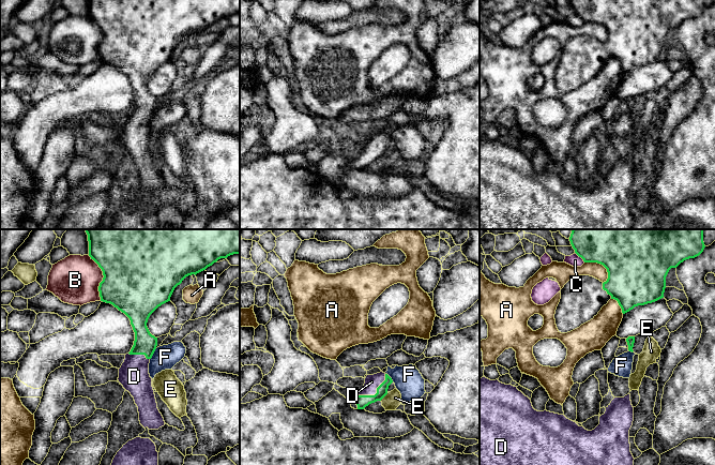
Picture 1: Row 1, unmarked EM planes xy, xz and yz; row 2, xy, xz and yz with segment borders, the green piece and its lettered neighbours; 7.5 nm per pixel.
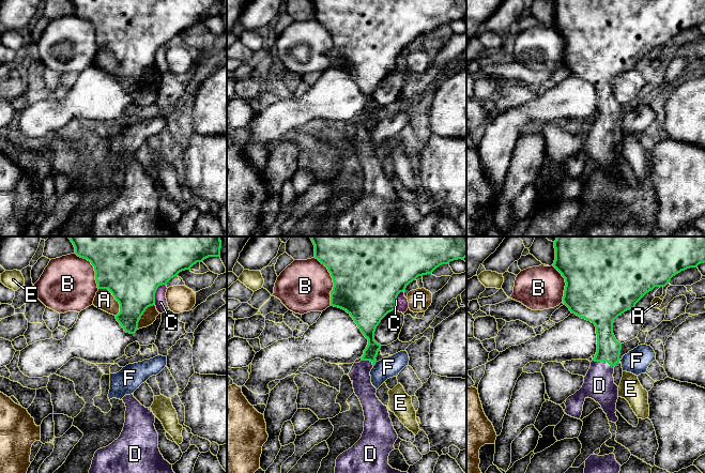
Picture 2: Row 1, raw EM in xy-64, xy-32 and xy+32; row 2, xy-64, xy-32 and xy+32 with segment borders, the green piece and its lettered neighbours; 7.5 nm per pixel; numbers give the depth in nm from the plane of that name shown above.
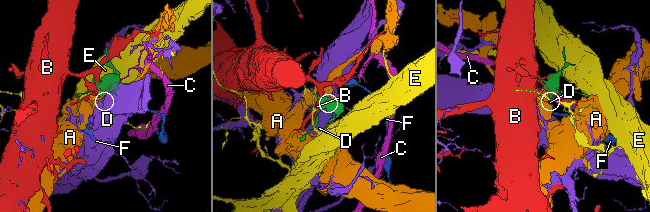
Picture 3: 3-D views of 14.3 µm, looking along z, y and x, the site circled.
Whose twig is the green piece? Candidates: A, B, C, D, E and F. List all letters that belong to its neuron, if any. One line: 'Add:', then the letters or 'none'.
Add: D

